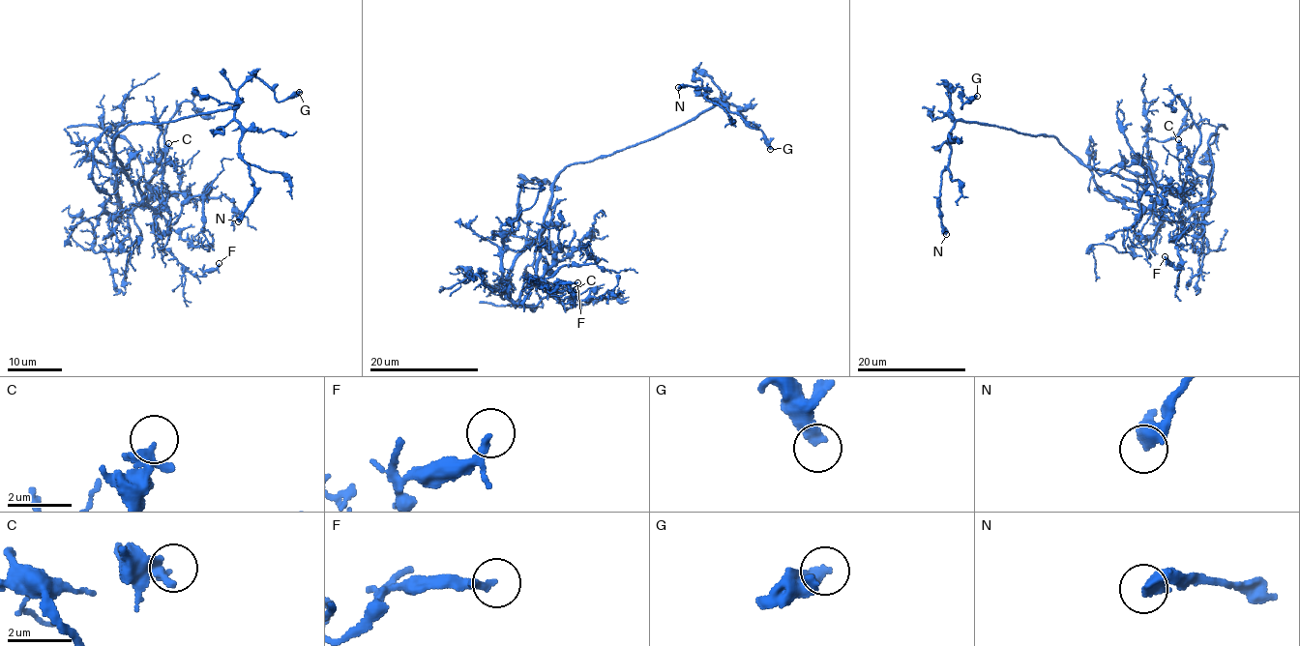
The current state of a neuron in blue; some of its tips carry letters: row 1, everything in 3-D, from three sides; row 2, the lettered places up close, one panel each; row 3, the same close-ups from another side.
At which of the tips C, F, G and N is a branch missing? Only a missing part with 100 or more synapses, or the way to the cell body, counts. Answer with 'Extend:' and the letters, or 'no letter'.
Extend: no letter

